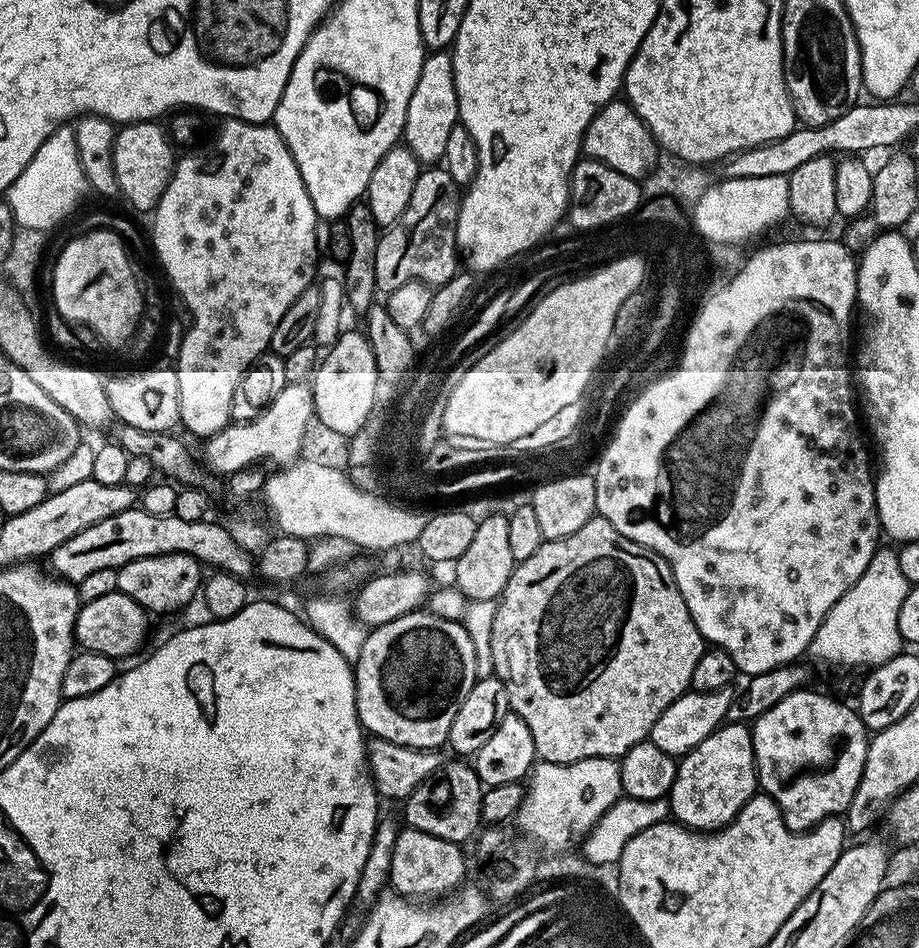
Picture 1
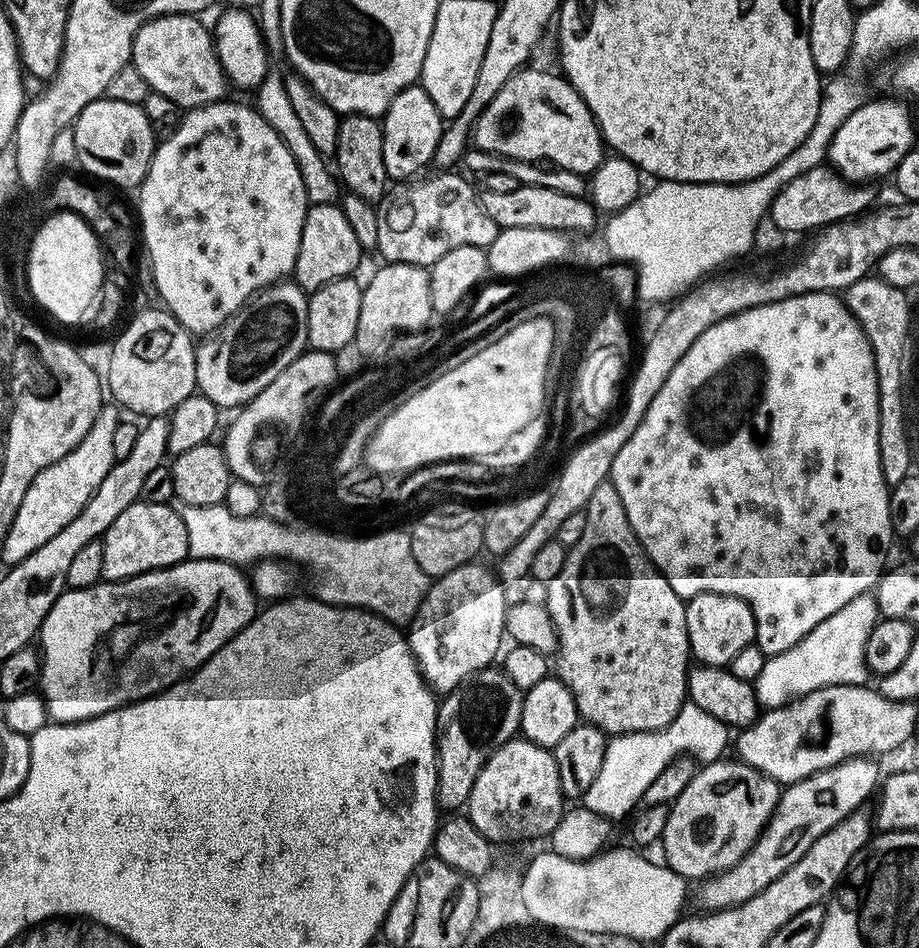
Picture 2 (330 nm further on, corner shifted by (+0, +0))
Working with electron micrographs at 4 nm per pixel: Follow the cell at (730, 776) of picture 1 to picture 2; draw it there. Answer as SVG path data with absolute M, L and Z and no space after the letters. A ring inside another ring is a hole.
M728 759L703 765L668 809L662 860L692 882L733 868L755 846L780 801L782 788L775 780L739 759Z

